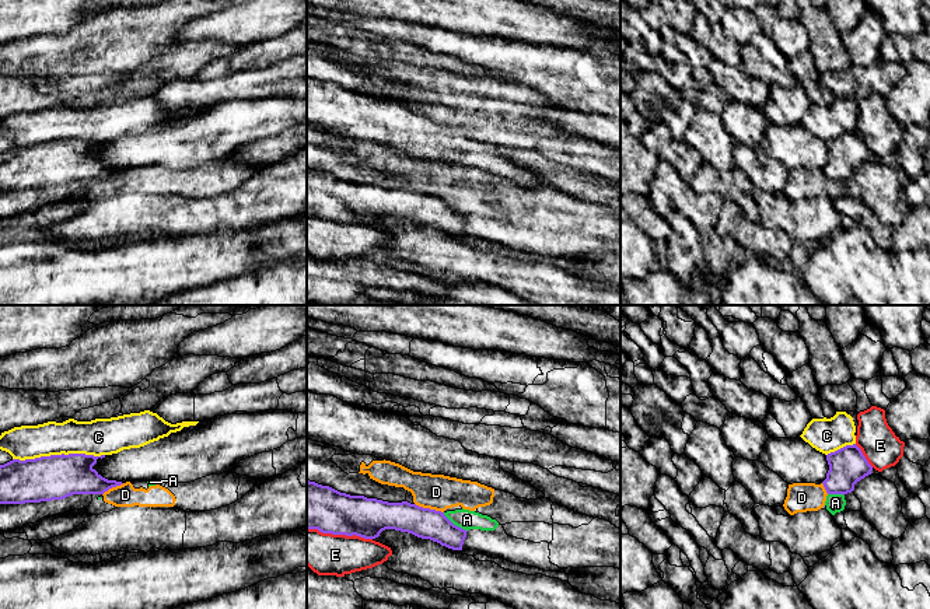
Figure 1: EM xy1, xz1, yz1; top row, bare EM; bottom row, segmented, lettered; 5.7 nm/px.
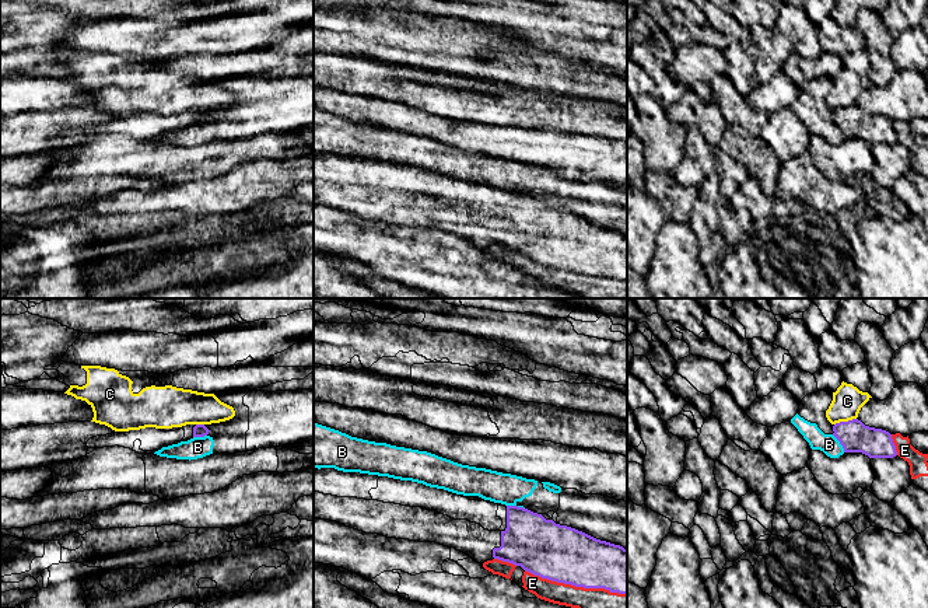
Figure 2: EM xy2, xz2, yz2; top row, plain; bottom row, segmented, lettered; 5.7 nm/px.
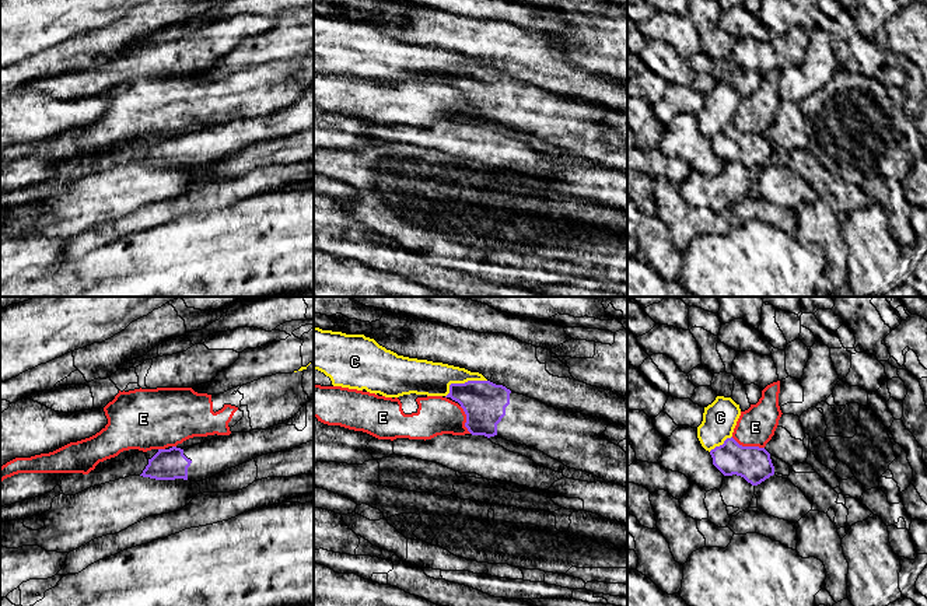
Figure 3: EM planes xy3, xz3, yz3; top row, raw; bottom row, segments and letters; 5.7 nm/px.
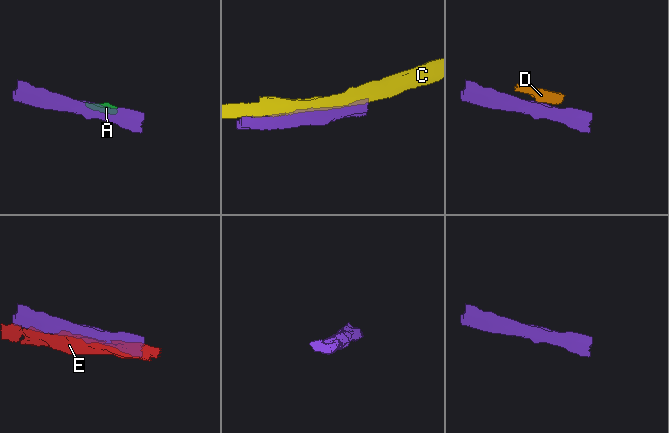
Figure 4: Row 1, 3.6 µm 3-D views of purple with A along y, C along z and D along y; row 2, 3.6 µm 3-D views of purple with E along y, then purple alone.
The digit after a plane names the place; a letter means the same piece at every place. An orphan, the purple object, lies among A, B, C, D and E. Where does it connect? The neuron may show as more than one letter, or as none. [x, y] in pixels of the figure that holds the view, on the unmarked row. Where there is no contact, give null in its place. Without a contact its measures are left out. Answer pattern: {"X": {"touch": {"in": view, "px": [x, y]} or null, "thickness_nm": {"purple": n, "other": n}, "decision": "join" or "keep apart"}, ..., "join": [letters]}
{"A": {"touch": {"in": "xz1", "px": [455, 212]}, "thickness_nm": {"purple": 180, "other": 120}, "decision": "keep apart"}, "B": {"touch": {"in": "yz2", "px": [840, 129]}, "thickness_nm": {"purple": 180, "other": 110}, "decision": "keep apart"}, "C": {"touch": {"in": "xy1", "px": [58, 142]}, "thickness_nm": {"purple": 260, "other": 200}, "decision": "keep apart"}, "D": {"touch": {"in": "xz1", "px": [429, 195]}, "thickness_nm": {"purple": 180, "other": 200}, "decision": "keep apart"}, "E": {"touch": {"in": "xz2", "px": [575, 272]}, "thickness_nm": {"purple": 320, "other": 240}, "decision": "keep apart"}, "join": []}

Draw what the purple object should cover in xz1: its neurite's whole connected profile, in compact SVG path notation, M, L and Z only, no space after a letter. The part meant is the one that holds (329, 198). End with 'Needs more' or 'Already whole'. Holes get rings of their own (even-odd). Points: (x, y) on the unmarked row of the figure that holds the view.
M307 167L307 216L322 220L375 225L385 216L430 225L452 237L462 237L465 216L454 211L441 197L408 188L388 189L350 182Z. Already whole

